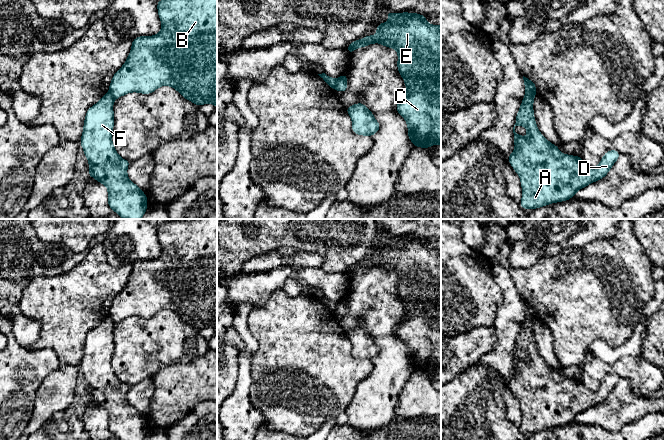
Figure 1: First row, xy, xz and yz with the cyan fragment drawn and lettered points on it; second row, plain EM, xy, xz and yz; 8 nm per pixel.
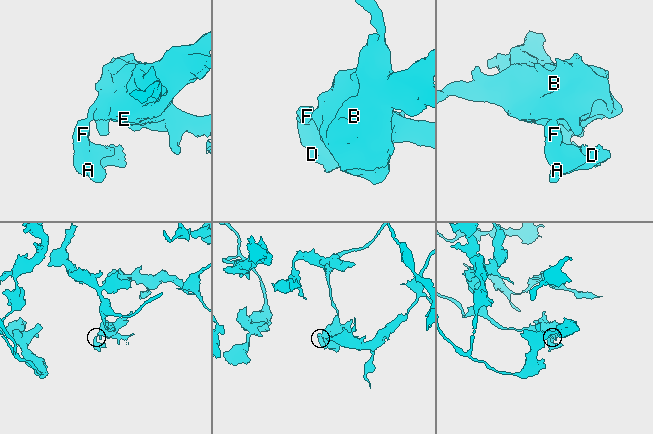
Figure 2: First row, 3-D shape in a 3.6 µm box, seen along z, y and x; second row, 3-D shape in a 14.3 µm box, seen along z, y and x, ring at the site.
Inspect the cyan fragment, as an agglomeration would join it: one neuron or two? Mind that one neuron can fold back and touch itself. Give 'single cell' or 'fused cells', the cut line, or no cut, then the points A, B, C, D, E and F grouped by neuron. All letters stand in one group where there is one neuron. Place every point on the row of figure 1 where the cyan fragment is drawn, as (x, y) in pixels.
fused cells | xz (336, 80), (333, 88) | A D F / B C E

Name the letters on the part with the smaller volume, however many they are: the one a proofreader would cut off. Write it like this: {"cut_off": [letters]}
{"cut_off": ["A", "D", "F"]}

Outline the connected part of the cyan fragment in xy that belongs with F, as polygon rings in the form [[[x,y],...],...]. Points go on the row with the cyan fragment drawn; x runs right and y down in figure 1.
[[[107,93],[87,110],[80,143],[89,161],[88,174],[108,189],[108,205],[110,208],[123,219],[141,219],[147,210],[147,196],[129,180],[127,167],[130,161],[122,159],[113,146],[113,102],[114,98],[110,93]]]

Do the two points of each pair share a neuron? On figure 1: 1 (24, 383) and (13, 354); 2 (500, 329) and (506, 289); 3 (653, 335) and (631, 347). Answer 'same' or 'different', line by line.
1: same
2: same
3: different

